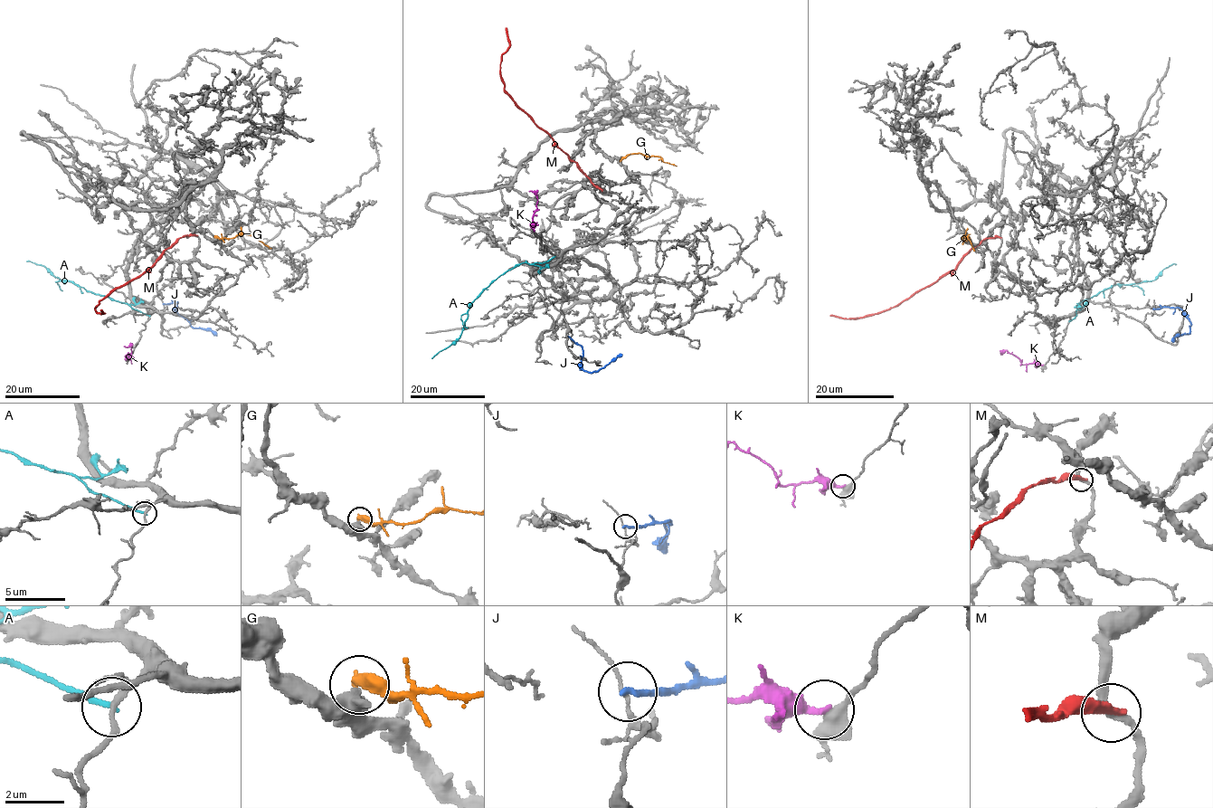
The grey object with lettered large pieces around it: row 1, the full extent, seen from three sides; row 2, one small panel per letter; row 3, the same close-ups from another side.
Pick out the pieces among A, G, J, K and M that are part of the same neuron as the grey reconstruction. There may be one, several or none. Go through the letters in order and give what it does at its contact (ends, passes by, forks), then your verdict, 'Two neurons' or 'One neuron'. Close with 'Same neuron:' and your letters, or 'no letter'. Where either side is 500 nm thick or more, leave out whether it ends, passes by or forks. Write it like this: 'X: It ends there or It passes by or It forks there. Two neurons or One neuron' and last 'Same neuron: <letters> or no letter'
A: It ends there. Two neurons
G: Two neurons
J: It ends there. Two neurons
K: It ends there. Two neurons
M: It ends there. Two neurons
Same neuron: no letter

